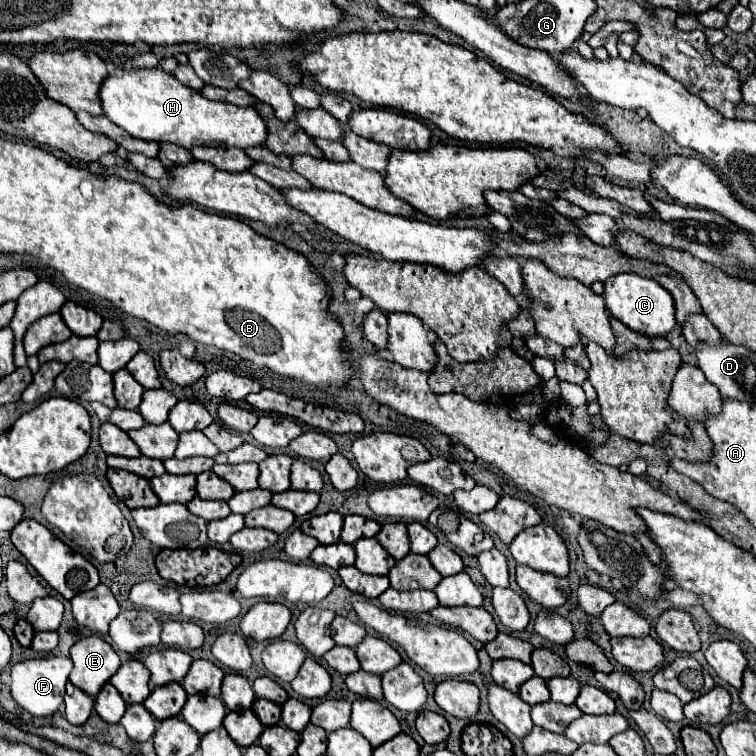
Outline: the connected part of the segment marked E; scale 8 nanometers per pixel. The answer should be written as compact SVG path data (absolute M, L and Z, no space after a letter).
M96 635L74 643L70 649L70 659L74 661L70 683L92 697L100 693L102 685L120 667L120 657L116 655L116 651Z

